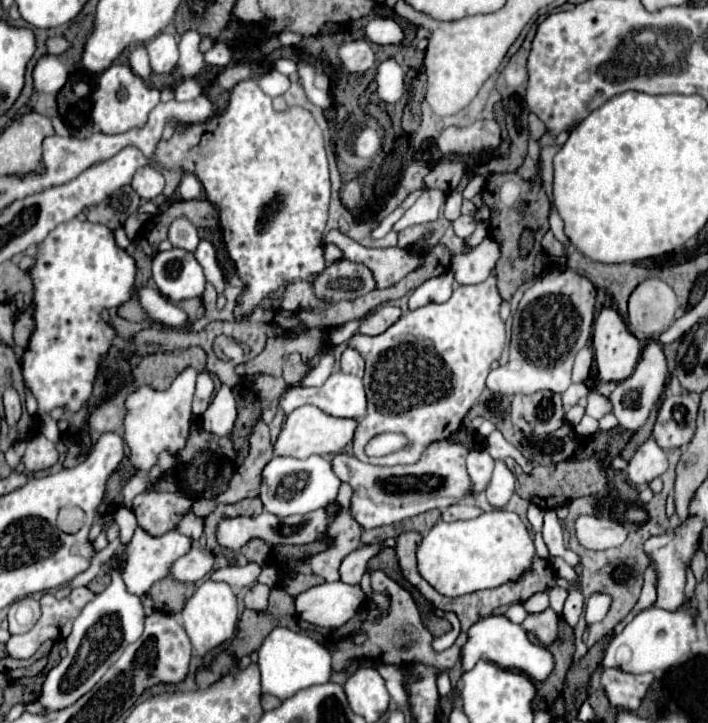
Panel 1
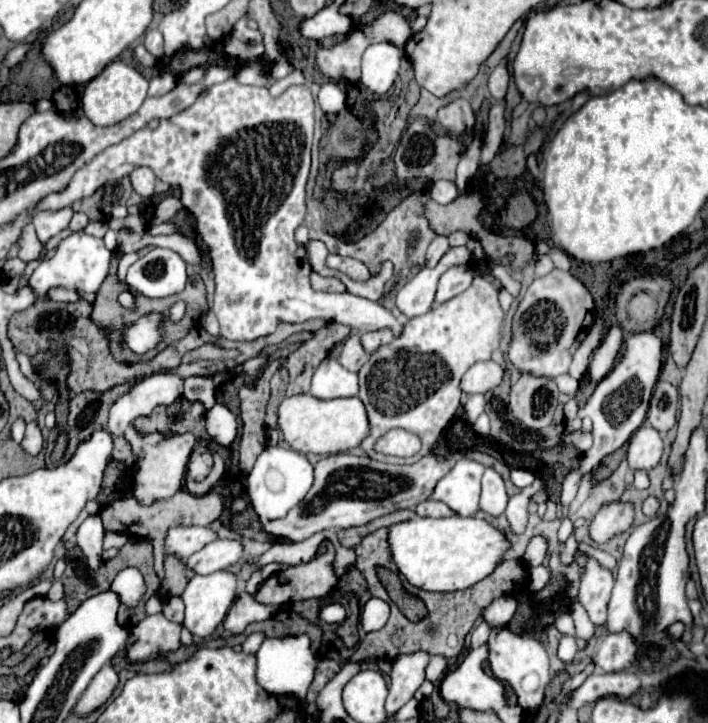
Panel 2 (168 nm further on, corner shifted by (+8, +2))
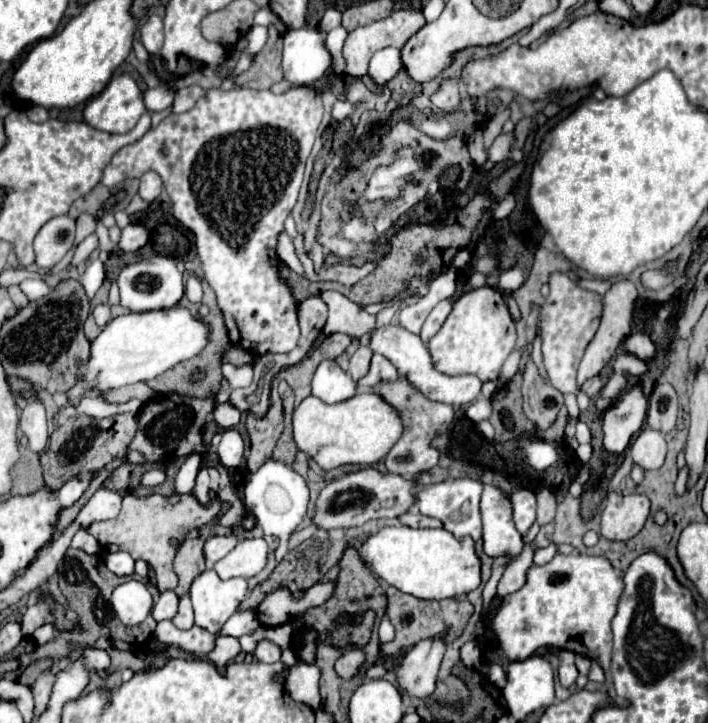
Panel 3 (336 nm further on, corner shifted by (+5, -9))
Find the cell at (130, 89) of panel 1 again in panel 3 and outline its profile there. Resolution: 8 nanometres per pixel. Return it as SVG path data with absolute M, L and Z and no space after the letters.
M119 74L109 80L99 96L87 102L83 116L85 122L97 130L125 134L137 124L143 112L147 110L137 82L129 74Z

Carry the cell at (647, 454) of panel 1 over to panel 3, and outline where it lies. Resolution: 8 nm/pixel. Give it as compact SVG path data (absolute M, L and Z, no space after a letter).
M645 426L629 450L631 450L631 458L637 466L641 466L643 470L659 470L663 466L665 454L667 454L665 436L661 432L655 432L653 428Z

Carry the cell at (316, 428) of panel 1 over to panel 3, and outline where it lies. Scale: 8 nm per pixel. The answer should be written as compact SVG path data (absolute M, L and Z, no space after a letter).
M361 392L339 404L325 404L307 396L293 410L293 440L301 452L311 456L319 468L331 470L343 464L371 466L391 450L403 432L399 414L375 392Z

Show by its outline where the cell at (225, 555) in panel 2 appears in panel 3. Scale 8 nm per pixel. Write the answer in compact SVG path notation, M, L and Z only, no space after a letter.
M263 538L241 540L223 560L219 560L213 570L221 580L229 580L235 576L251 578L257 576L267 562L267 542Z

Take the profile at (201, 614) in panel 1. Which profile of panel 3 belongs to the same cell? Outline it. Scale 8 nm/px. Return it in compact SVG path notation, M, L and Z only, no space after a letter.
M205 570L201 576L195 578L191 584L191 602L195 610L195 626L205 628L211 634L219 634L221 626L239 610L239 604L247 596L247 580L245 578L231 578L231 580L221 580L213 570Z

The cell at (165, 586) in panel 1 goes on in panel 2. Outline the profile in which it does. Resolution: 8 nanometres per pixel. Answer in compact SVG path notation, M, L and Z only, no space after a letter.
M166 555L164 561L166 579L160 583L160 593L164 595L182 595L186 583L192 579L194 571L176 555Z

